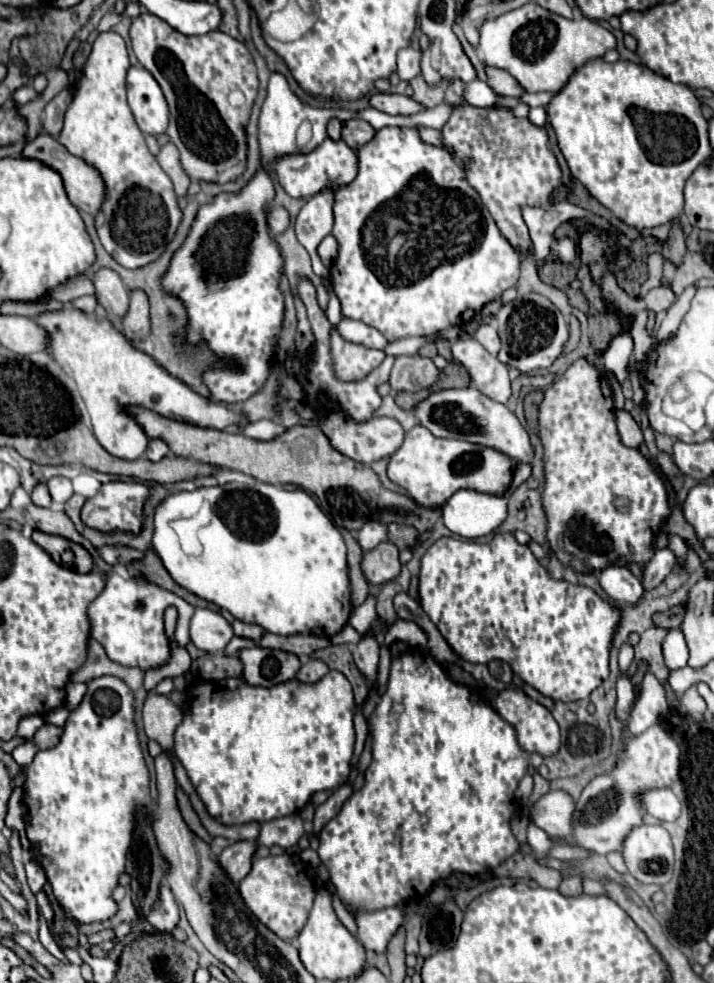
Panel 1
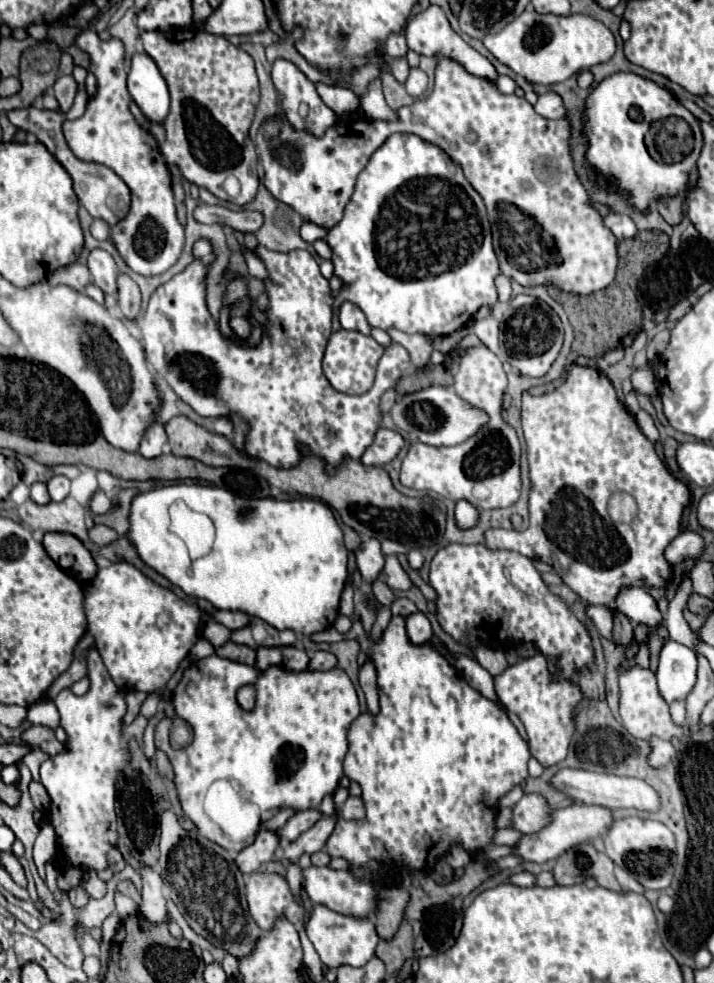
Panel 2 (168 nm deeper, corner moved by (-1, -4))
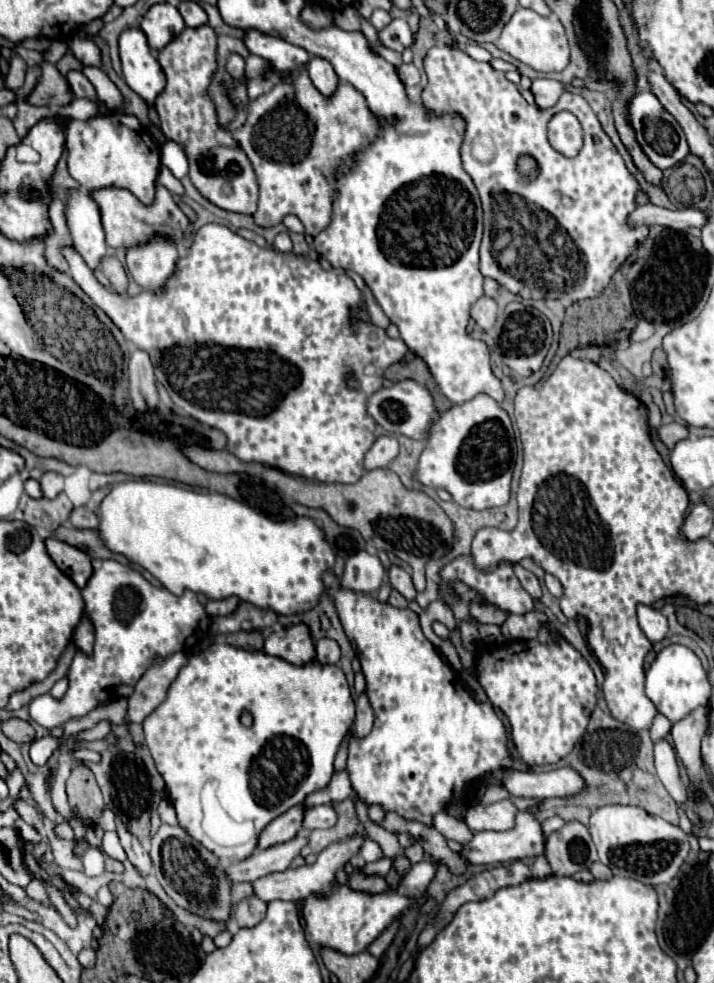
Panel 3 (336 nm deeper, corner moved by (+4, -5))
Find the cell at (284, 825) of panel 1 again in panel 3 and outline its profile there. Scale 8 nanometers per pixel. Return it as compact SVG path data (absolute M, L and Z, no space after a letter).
M318 805L306 811L304 815L304 829L328 829L334 827L338 815L332 805Z

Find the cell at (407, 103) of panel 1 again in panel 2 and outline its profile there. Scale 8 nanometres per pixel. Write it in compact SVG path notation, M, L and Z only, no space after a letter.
M317 84L315 88L317 88L317 94L321 96L321 100L335 112L337 122L343 122L345 114L355 112L359 108L359 96L349 88L327 86L327 84Z

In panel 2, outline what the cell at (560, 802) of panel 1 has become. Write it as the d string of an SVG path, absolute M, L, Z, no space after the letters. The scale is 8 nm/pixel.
M525 794L513 806L513 822L511 826L523 834L535 834L547 826L547 818L551 818L551 806L541 794Z

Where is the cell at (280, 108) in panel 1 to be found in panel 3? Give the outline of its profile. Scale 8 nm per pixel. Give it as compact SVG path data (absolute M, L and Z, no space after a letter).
M248 29L244 33L244 45L252 55L270 61L272 67L278 71L294 71L310 59L306 49L296 47L280 37L266 35L258 29Z

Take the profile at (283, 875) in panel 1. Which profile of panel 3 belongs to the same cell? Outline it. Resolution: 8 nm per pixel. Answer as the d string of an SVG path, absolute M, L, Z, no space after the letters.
M252 895L246 901L238 903L234 911L234 921L238 923L238 927L254 927L264 919L264 915L266 915L266 903L260 901L256 895Z

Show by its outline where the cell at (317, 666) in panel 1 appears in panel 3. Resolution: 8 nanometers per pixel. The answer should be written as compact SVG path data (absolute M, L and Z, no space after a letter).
M320 639L316 643L316 661L324 663L324 665L334 665L340 659L340 647L334 639Z

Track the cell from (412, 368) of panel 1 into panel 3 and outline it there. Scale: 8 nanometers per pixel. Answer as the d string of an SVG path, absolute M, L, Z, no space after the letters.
M364 287L364 299L366 299L366 307L368 307L368 313L370 313L370 319L378 327L386 329L388 327L388 317L384 315L384 311L380 311L380 307L378 307L378 303L376 303L376 299L374 299L374 295L372 295L372 291L368 287Z

